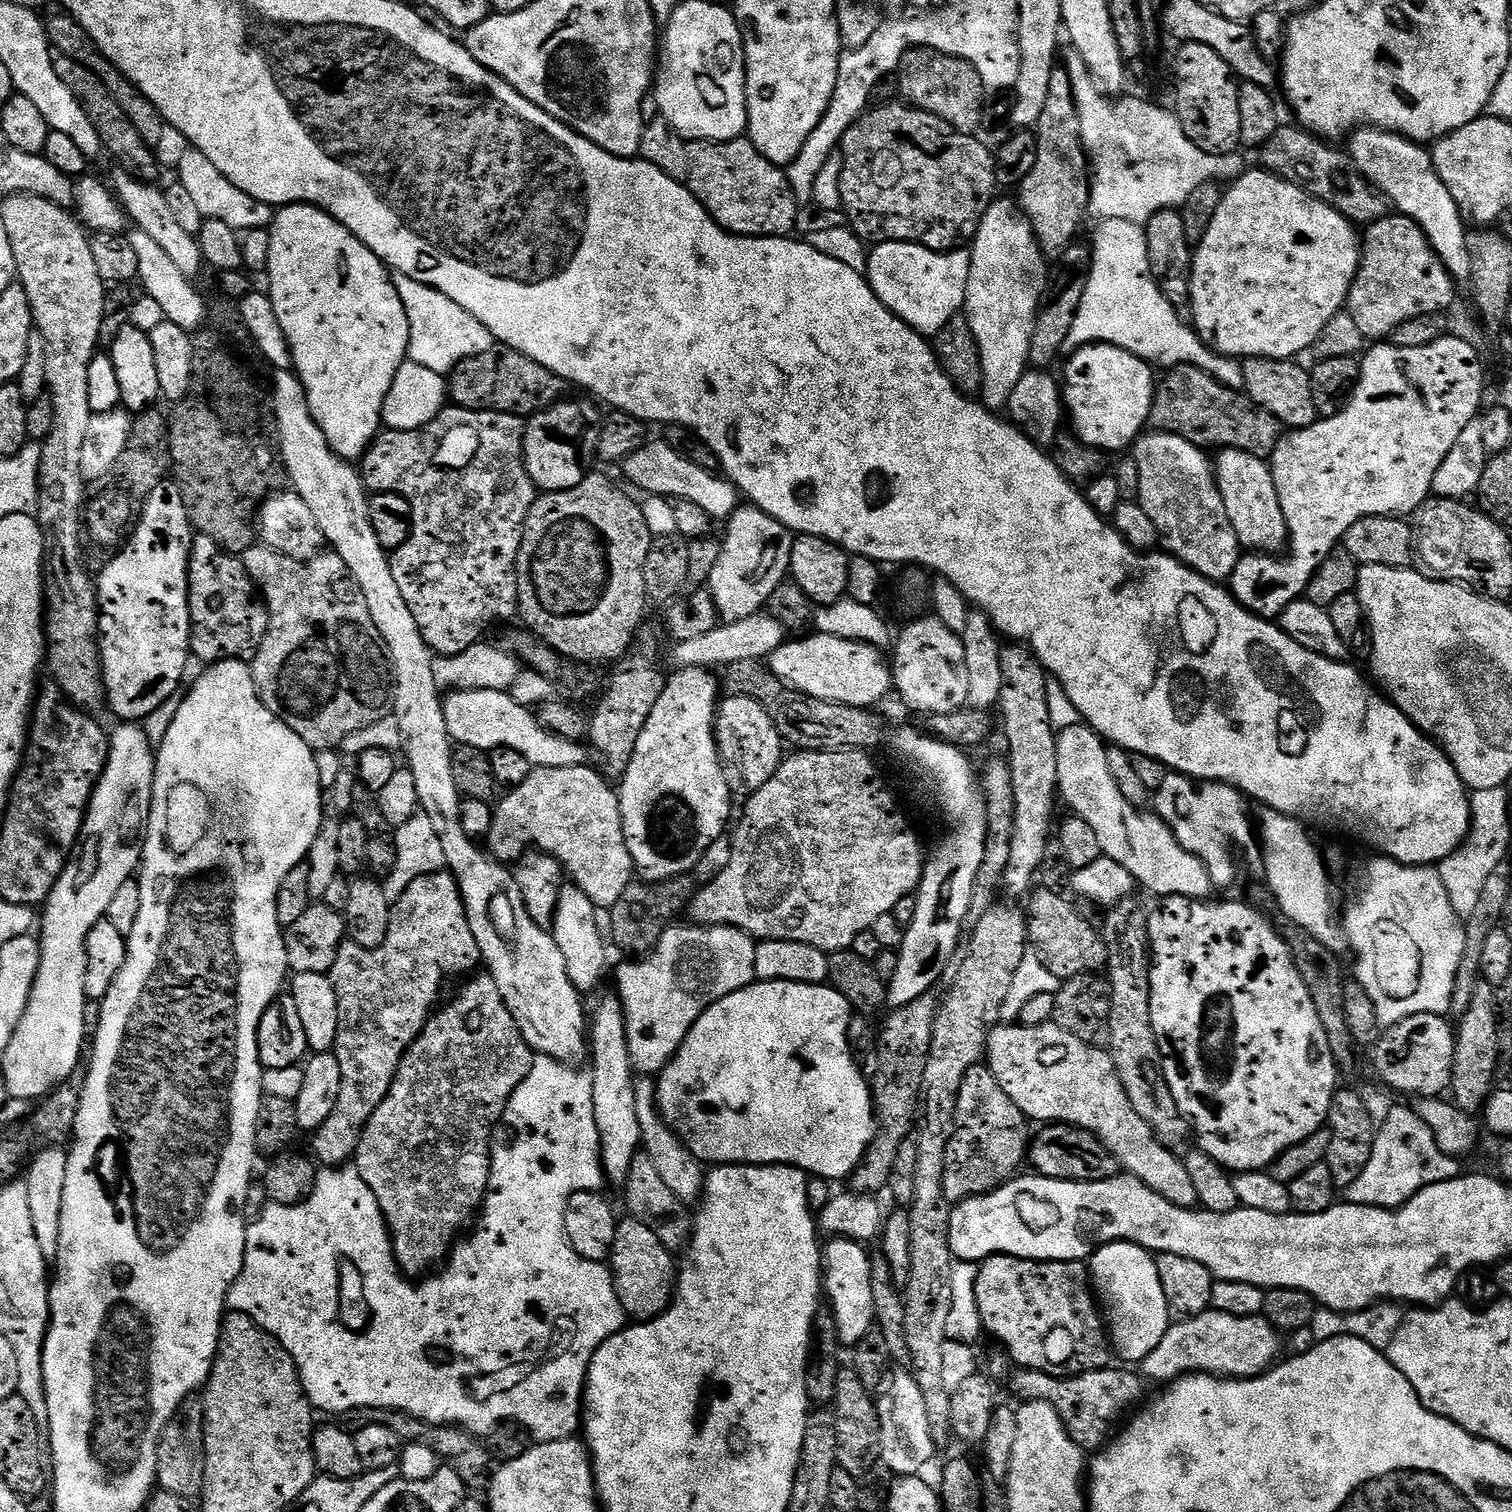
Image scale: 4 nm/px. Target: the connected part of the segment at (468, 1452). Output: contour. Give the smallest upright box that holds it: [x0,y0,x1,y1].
[338,1408,490,1486]

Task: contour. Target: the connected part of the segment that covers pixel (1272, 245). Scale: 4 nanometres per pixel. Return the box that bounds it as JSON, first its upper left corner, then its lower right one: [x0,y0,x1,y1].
[1191,170,1361,360]

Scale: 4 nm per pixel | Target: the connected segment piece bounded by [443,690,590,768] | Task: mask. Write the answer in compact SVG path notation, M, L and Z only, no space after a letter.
M456 690L443 697L446 730L457 745L465 744L491 750L509 748L526 754L526 758L537 768L561 768L588 764L589 749L583 743L558 738L550 734L536 721L529 709L518 706L508 692L498 690Z

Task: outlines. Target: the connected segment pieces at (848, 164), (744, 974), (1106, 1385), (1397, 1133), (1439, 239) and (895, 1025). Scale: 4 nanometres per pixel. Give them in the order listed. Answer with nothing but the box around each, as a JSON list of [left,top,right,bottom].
[[838,102,998,252],[615,926,757,1074],[1012,1366,1145,1454],[1346,1107,1461,1208],[1346,128,1471,281],[850,995,938,1196]]

